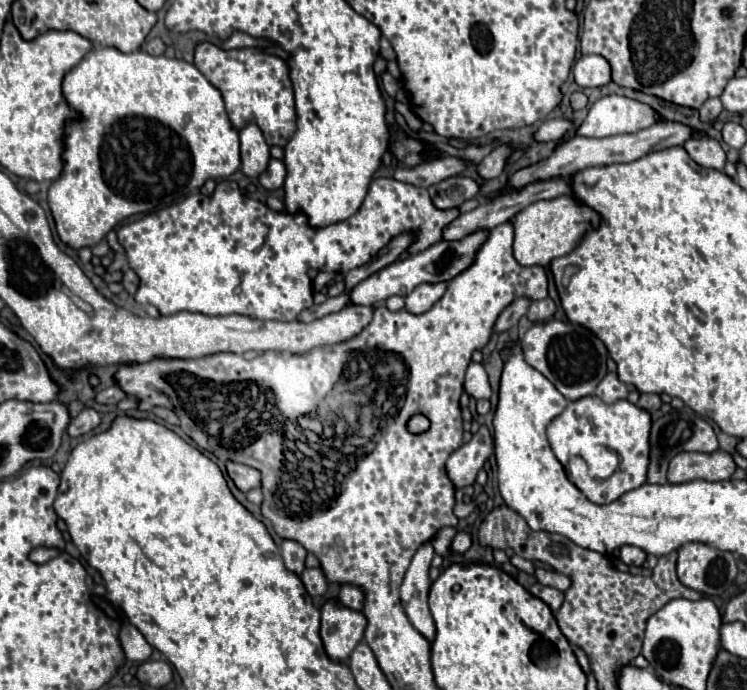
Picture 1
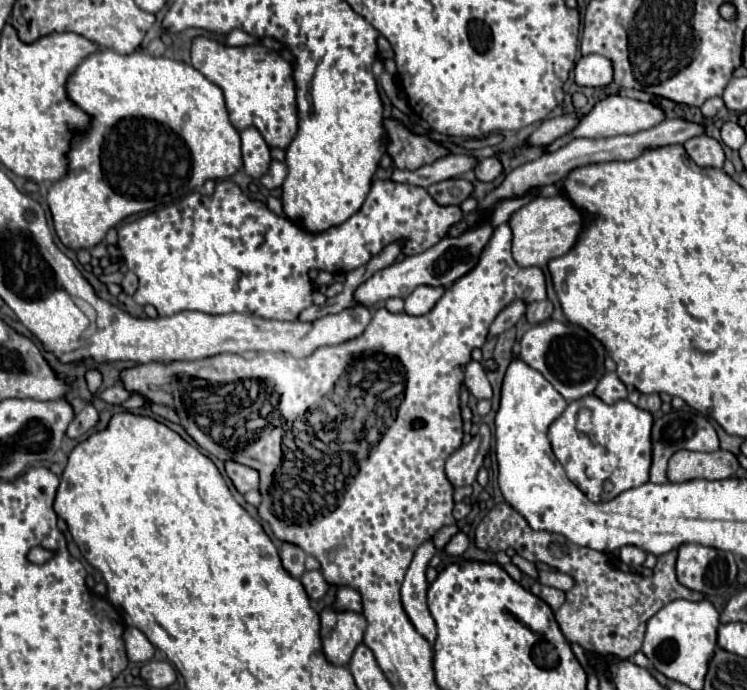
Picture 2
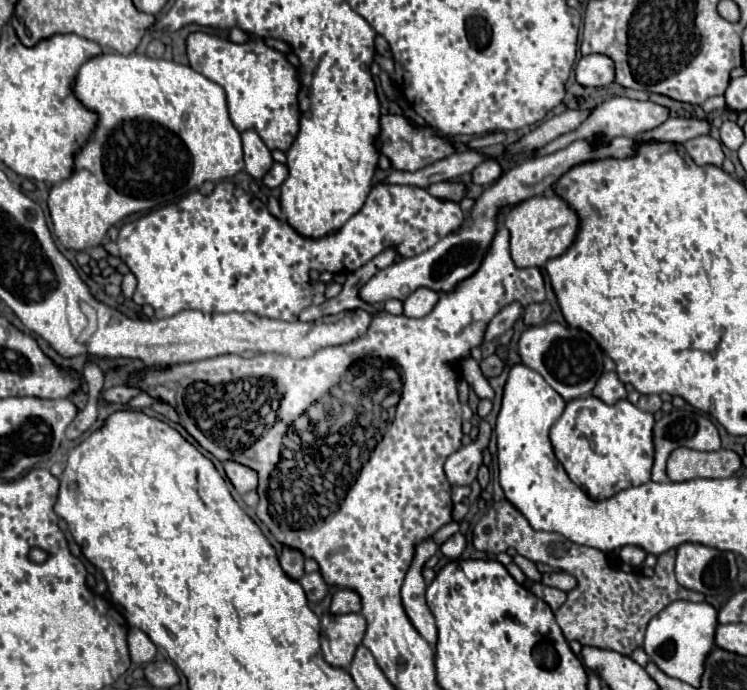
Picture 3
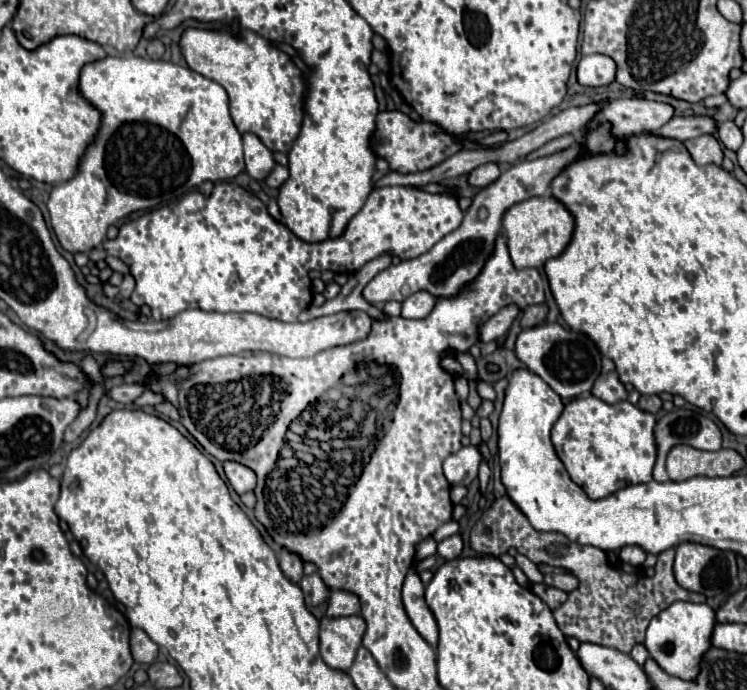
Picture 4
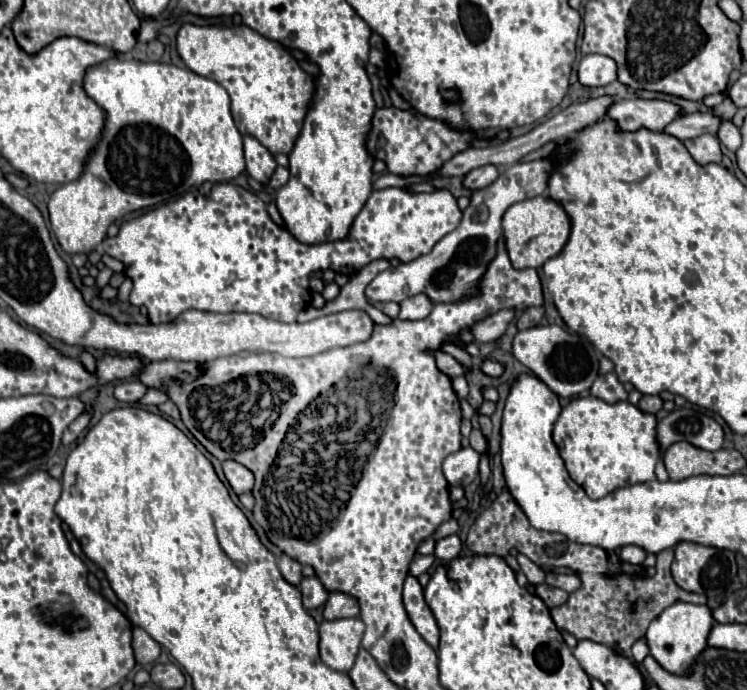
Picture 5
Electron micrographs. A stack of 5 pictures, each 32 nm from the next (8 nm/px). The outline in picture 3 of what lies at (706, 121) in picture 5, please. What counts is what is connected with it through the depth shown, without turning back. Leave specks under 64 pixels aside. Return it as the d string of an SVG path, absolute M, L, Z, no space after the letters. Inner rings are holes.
M668 118L664 124L660 124L660 128L652 128L652 132L642 132L640 136L618 136L612 140L574 140L570 146L548 154L548 156L538 156L534 160L528 160L508 172L502 174L502 178L488 190L482 192L482 196L476 200L472 212L466 214L464 224L458 228L458 232L448 234L446 238L442 238L438 244L434 244L430 250L412 256L412 258L402 258L396 264L380 270L378 274L374 274L358 292L360 300L364 300L366 304L374 306L378 302L386 302L390 298L398 298L404 300L406 296L410 296L416 288L430 288L430 290L442 290L442 292L450 292L454 290L454 286L458 282L462 282L464 278L472 276L482 258L484 252L488 250L498 224L496 224L496 214L502 206L506 204L516 204L522 200L528 200L532 196L542 196L548 188L552 188L556 184L556 180L566 174L570 168L590 162L590 160L606 160L606 158L632 158L636 154L636 146L640 142L674 142L674 144L682 144L690 138L708 134L710 126L706 120L686 120L686 118Z

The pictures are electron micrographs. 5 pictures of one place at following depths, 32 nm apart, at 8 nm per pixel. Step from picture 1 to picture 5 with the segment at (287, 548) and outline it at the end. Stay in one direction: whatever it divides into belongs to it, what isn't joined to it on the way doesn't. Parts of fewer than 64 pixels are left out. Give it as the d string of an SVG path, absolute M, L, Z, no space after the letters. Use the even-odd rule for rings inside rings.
M282 554L282 556L278 558L278 568L280 568L282 576L284 576L290 584L294 584L294 586L300 584L300 580L302 580L302 564L300 564L298 560L292 560L292 556Z

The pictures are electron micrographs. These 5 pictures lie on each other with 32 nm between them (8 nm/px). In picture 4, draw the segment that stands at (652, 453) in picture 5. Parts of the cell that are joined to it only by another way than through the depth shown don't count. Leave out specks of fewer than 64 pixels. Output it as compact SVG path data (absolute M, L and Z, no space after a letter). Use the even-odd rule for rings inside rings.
M596 396L574 398L566 404L562 416L552 426L552 444L570 478L592 498L606 498L626 486L652 480L656 462L656 444L652 440L654 414L644 412L628 400L614 406L596 400Z

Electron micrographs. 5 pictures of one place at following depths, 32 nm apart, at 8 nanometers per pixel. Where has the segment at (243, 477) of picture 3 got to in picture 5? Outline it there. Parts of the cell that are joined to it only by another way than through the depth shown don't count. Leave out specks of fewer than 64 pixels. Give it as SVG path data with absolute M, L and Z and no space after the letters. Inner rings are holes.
M226 460L222 466L224 466L226 480L230 482L232 490L238 496L244 494L244 492L250 492L254 488L254 474L246 466L242 466L242 464L234 462L234 460Z

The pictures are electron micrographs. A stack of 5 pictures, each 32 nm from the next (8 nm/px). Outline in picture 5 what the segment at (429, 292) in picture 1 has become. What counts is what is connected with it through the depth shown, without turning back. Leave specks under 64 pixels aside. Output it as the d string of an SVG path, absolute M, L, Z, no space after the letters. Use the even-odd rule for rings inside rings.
M416 294L416 296L406 298L400 304L400 318L402 320L422 320L432 312L432 308L434 308L434 304L432 304L432 300L428 300L428 296Z

